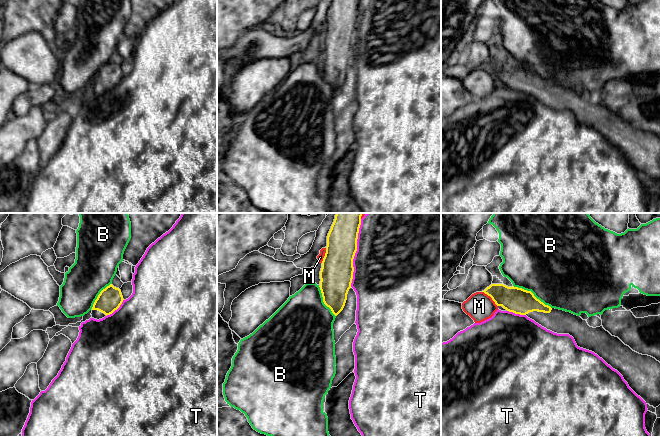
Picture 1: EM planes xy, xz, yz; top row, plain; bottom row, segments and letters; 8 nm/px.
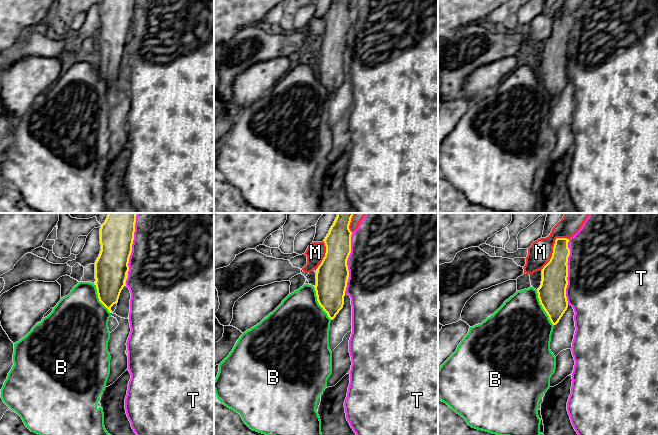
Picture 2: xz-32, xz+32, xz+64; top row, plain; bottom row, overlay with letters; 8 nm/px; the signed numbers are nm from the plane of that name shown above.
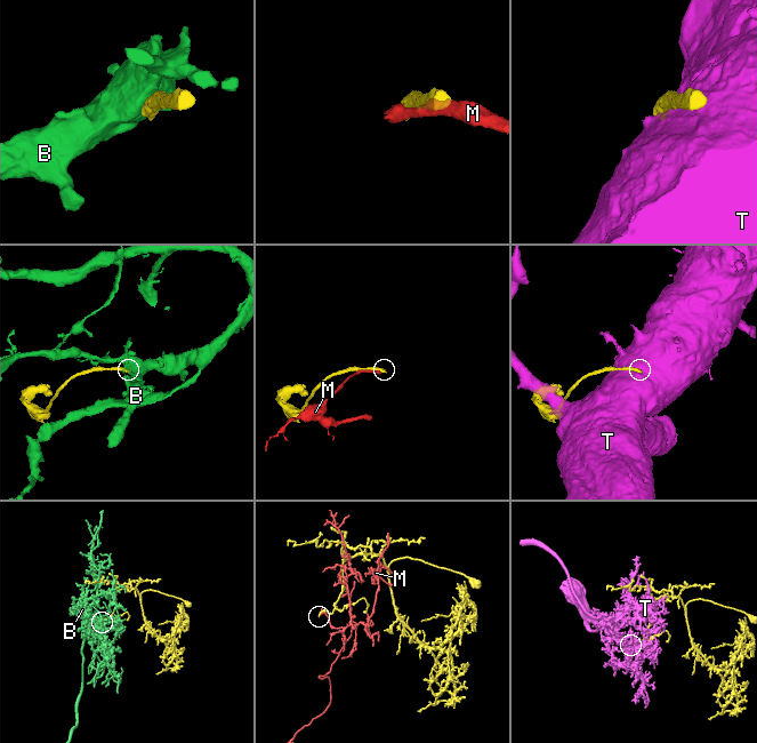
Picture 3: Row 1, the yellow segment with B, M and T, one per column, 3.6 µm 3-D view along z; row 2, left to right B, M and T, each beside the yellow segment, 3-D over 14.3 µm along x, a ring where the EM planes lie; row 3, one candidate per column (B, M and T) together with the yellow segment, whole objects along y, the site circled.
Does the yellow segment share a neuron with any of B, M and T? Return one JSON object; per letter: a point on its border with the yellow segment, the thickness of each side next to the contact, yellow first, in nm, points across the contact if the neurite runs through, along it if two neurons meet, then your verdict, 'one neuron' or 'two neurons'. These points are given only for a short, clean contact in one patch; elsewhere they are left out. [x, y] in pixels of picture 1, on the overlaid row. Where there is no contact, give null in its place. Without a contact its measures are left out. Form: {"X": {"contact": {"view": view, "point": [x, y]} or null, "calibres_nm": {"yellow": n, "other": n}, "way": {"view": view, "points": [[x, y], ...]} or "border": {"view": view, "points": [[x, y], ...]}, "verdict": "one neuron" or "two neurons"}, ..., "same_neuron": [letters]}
{"B": {"contact": {"view": "yz", "point": [532, 293]}, "calibres_nm": {"yellow": 200, "other": 500}, "border": {"view": "yz", "points": [[513, 285], [529, 290], [551, 308]]}, "verdict": "two neurons"}, "M": {"contact": {"view": "yz", "point": [491, 297]}, "calibres_nm": {"yellow": 200, "other": 220}, "verdict": "two neurons"}, "T": {"contact": {"view": "xz", "point": [355, 252]}, "calibres_nm": {"yellow": 260, "other": 500}, "verdict": "two neurons"}, "same_neuron": []}

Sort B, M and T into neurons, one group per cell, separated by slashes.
B / M / T

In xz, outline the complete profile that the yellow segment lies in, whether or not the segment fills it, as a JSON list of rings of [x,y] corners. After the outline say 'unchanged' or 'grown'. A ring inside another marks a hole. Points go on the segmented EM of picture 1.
[[[336,213],[327,236],[319,287],[324,304],[335,316],[343,310],[351,288],[361,216],[362,213]]] | unchanged

